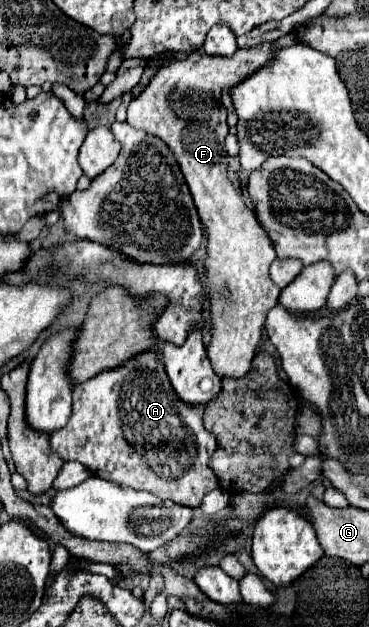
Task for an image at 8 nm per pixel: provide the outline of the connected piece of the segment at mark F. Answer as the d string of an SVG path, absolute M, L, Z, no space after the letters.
M291 32L275 42L237 50L233 56L207 56L203 52L187 54L183 60L161 66L149 86L133 98L127 110L129 126L159 136L171 148L207 230L205 290L207 298L211 298L211 340L207 358L219 378L243 378L251 370L267 312L279 298L279 288L269 278L269 266L275 260L273 244L227 172L225 138L229 126L227 108L221 98L223 92L241 84L243 78L249 78L267 66L273 60L275 50L293 44L297 44L297 38Z

